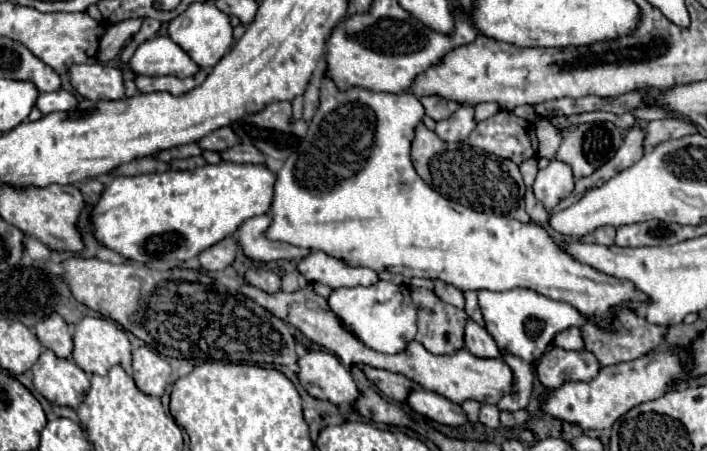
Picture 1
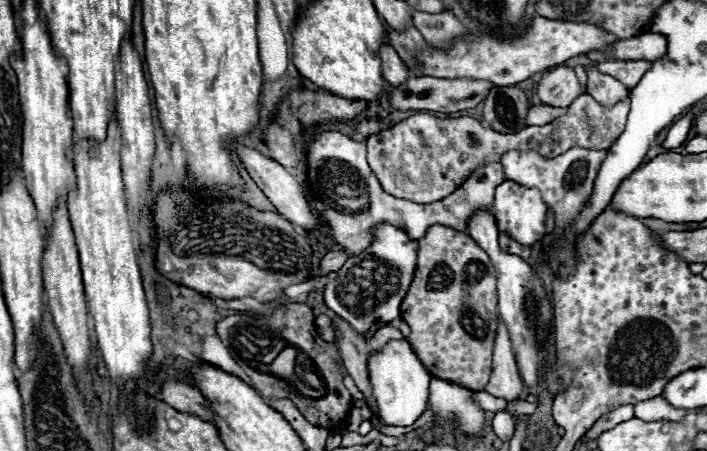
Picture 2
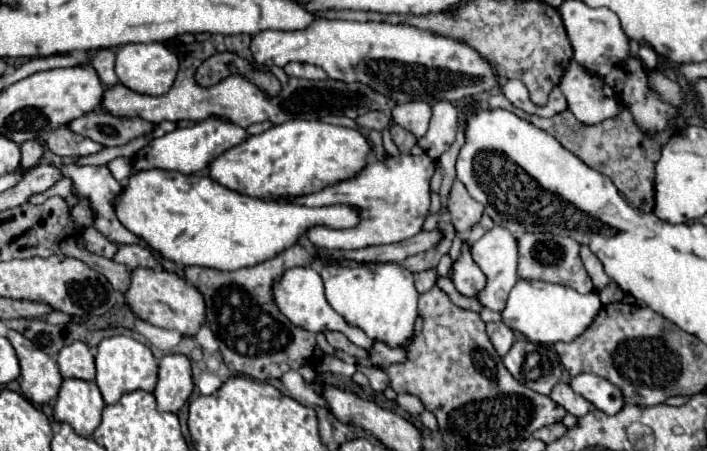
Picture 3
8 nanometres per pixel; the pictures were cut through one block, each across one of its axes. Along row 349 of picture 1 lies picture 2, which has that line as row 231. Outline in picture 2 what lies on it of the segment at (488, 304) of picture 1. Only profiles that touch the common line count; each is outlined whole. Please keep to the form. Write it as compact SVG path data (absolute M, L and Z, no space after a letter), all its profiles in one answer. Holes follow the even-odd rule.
M506 180L500 186L496 186L494 202L492 202L490 208L492 208L490 212L496 218L498 230L502 234L514 238L518 244L522 244L522 246L534 246L536 242L540 242L546 236L546 224L544 222L546 222L548 206L542 200L538 188L528 188L528 186L522 186L518 182Z

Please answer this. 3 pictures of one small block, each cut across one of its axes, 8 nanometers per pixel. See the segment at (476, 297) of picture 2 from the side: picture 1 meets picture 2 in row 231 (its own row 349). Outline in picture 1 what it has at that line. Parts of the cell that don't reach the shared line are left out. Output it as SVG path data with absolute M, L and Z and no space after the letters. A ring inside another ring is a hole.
M410 288L410 294L418 308L416 340L432 354L452 354L464 348L466 312L452 304L444 304L426 288Z

